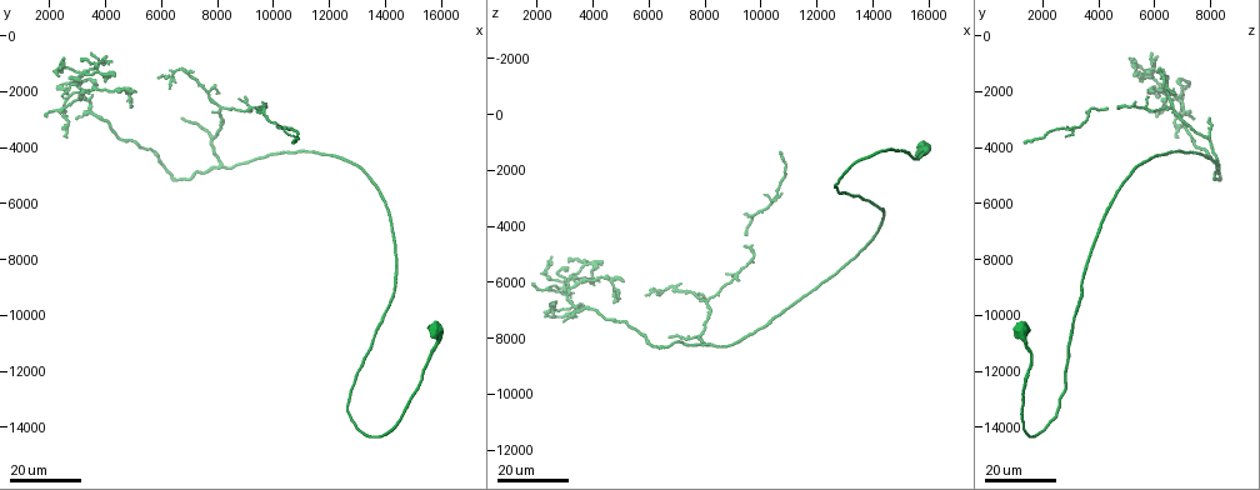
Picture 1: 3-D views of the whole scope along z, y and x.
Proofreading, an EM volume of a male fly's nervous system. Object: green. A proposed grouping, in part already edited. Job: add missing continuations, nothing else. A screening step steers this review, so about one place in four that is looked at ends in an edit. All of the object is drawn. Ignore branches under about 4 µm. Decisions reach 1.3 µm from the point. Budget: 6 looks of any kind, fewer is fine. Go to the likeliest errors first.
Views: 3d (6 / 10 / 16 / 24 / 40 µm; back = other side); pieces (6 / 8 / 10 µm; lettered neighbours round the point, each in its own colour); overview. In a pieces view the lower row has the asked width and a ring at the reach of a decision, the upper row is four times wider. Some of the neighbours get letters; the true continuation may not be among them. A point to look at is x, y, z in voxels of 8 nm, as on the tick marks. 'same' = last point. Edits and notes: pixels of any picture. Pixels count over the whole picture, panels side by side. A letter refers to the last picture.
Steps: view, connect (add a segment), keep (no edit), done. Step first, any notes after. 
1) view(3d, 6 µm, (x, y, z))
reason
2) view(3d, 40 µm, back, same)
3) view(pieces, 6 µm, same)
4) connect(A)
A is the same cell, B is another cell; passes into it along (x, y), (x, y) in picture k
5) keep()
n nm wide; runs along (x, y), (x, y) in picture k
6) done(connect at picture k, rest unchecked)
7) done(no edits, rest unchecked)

view(3d, 24 µm, (6800, 3000, 7900))
free end

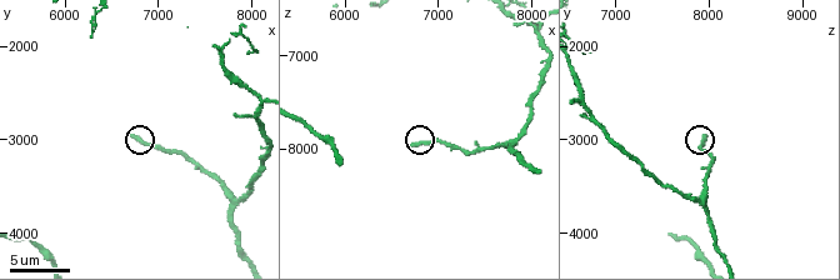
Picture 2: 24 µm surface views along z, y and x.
view(pieces, 6 µm, (6750, 3000, 7950))

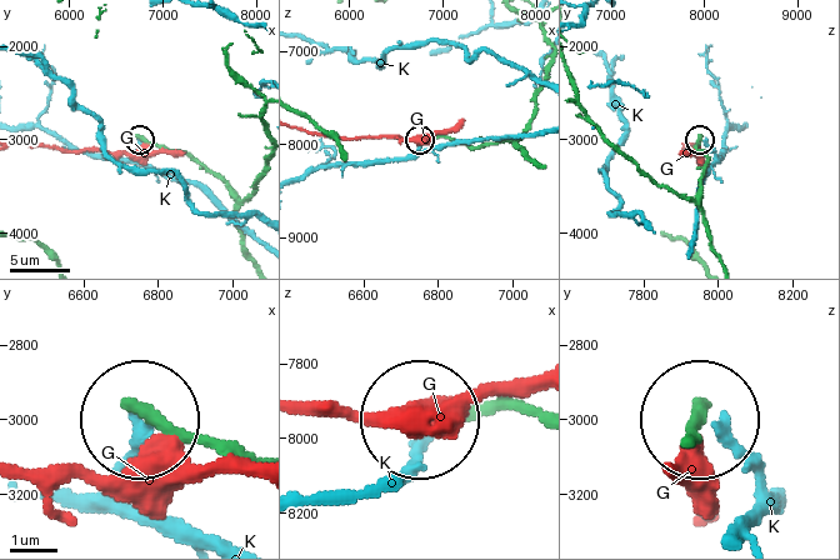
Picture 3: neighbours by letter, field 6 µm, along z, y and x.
keep()
G and K are other cells; runs along (720, 258), (701, 210), (708, 161), (699, 139) in picture 3; none of them fits

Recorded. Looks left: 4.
view(3d, 16 µm, (10700, 3800, 1400))
long arm stops here

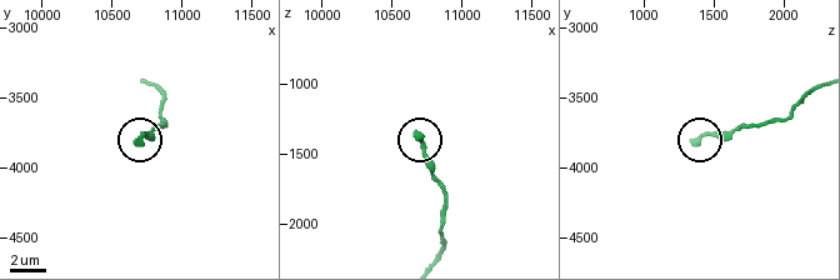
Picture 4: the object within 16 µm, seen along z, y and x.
view(pieces, 8 µm, (10680, 3840, 1340))
what lies round it

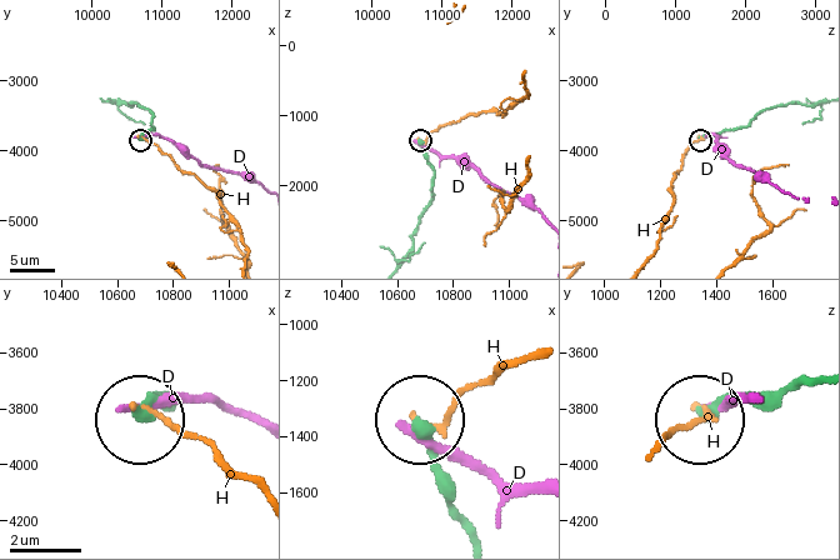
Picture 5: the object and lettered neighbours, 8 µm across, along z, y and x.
keep()
D and H are other cells; runs along (819, 100), (774, 106), (745, 126), (701, 139) in picture 5; no lettered segment goes on from it

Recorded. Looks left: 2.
view(3d, 24 µm, (5100, 2100, 6000))
free end

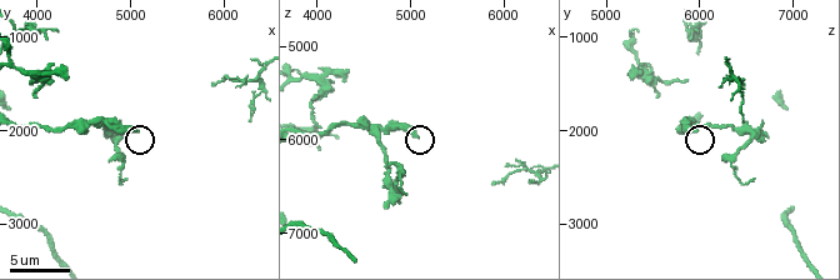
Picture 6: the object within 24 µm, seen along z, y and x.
view(pieces, 10 µm, (5100, 2000, 5950))

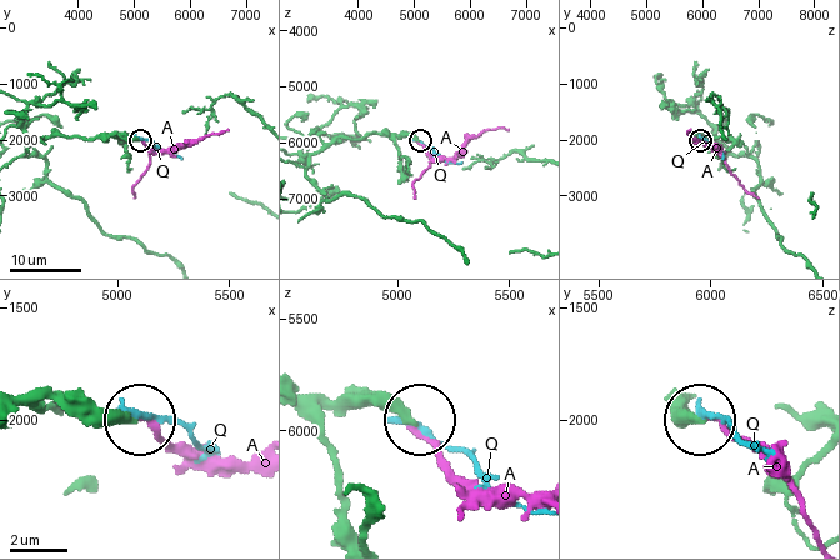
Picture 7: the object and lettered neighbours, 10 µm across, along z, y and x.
connect(A)
290 nm wide; A is the same cell, Q is another cell; the cell continues

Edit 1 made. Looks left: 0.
done(connect at picture 7, rest unchecked)

